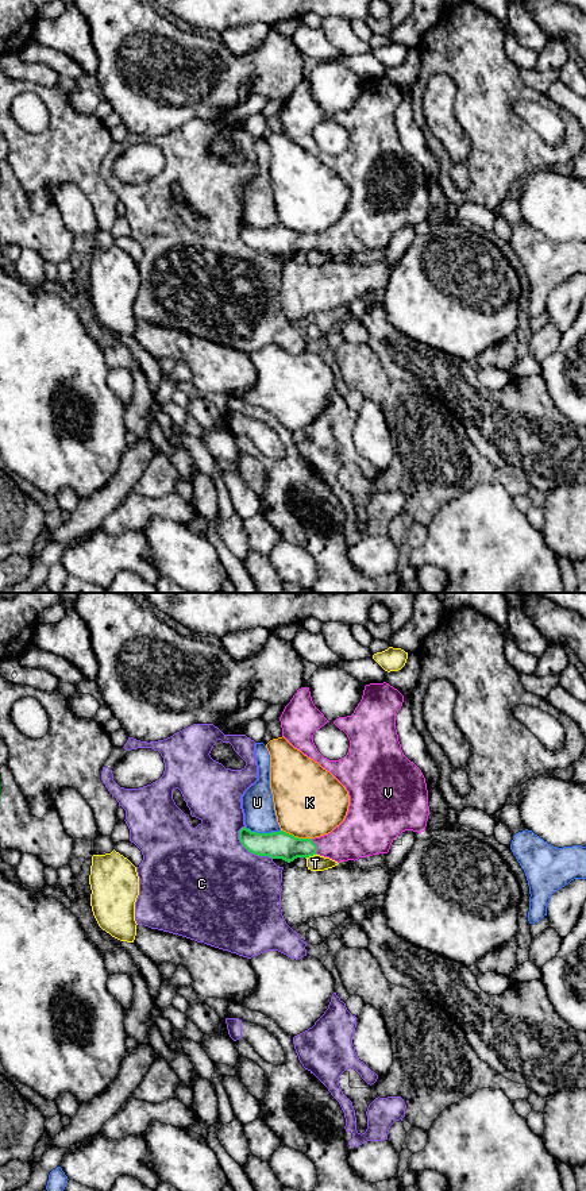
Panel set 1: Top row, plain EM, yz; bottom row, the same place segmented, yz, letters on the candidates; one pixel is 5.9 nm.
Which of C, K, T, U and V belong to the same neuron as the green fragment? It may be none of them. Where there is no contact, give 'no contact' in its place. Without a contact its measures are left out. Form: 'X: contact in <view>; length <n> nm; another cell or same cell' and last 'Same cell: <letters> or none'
C: contact in yz; length 260 nm; another cell
K: contact in yz; length 190 nm; another cell
T: contact in yz; length 80 nm; another cell
U: contact in yz; length 220 nm; another cell
V: contact in yz; length 100 nm; same cell
Same cell: V

